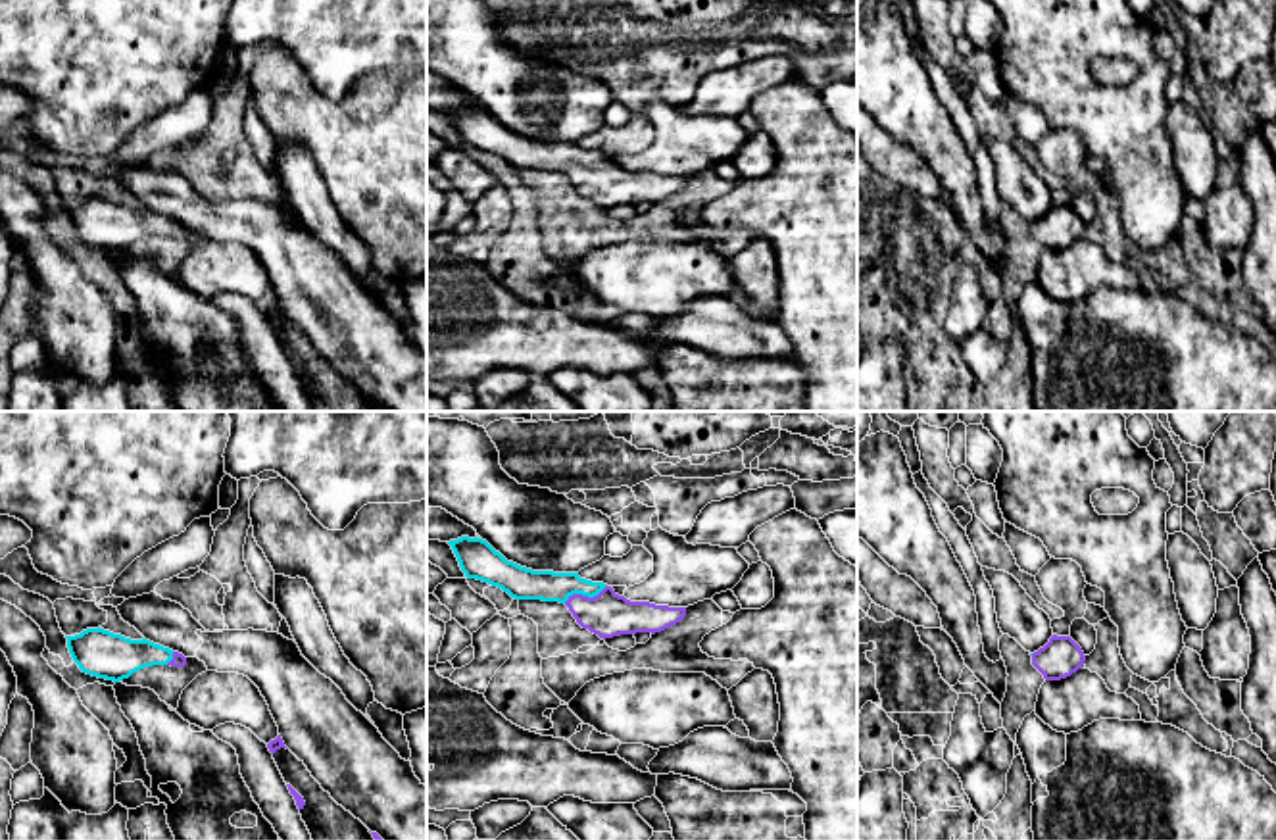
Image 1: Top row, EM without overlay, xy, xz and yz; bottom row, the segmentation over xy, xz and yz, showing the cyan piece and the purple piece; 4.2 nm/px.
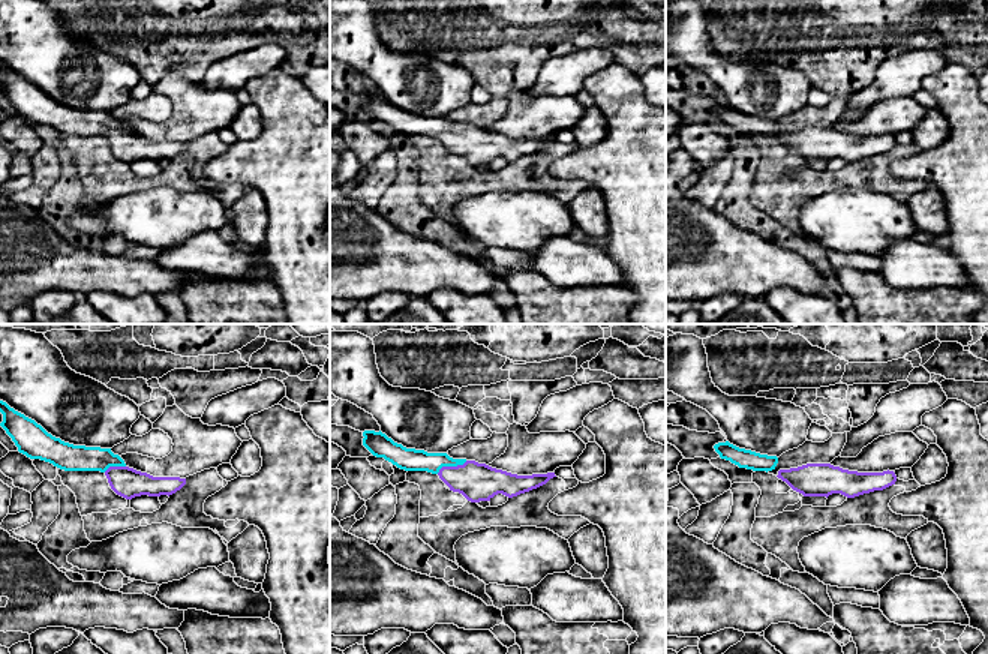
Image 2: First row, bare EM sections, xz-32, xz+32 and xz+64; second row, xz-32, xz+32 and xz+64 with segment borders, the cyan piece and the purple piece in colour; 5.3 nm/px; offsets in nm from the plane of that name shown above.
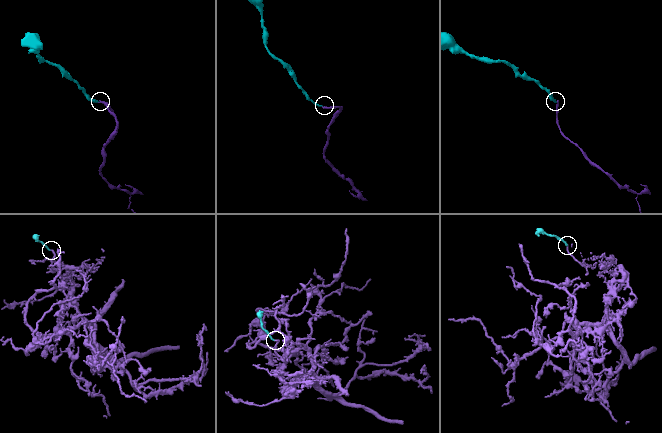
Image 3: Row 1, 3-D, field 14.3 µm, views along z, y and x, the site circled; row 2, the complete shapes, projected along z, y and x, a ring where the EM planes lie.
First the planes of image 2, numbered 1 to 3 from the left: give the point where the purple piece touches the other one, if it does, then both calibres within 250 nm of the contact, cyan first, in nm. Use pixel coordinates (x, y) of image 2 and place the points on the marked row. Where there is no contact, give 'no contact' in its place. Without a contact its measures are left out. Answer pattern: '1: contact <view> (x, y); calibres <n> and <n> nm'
1: contact xz-32 (114, 465); calibres 140 and 160 nm
2: contact xz+32 (452, 465); calibres 130 and 200 nm
3: no contact

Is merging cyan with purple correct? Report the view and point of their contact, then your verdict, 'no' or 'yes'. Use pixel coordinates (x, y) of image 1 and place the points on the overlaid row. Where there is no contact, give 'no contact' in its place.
contact xz (585, 594); yes

